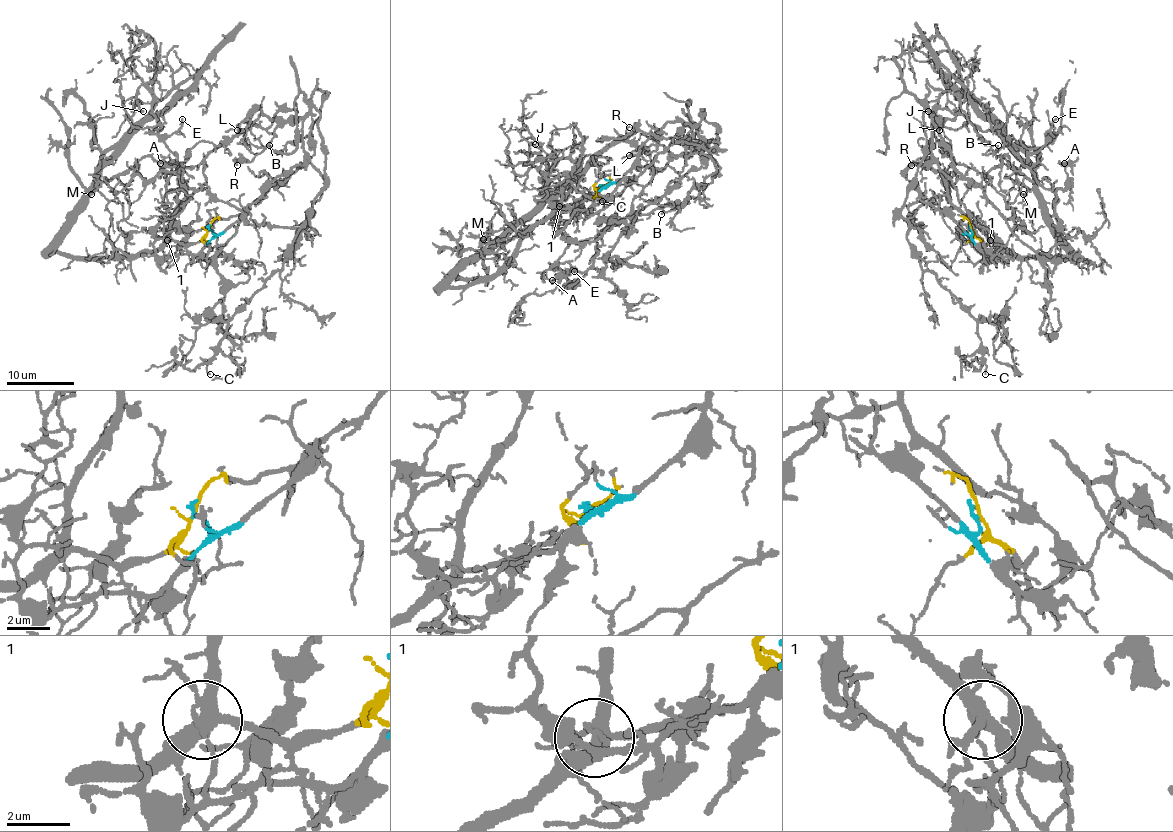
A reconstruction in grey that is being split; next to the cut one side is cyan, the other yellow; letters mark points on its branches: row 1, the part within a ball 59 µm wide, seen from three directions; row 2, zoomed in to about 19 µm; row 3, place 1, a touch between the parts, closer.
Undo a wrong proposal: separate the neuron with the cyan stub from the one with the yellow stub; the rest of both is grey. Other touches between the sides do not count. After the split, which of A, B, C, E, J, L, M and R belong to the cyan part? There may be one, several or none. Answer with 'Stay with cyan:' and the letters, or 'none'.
Stay with cyan: A, B, C, E, L, R

